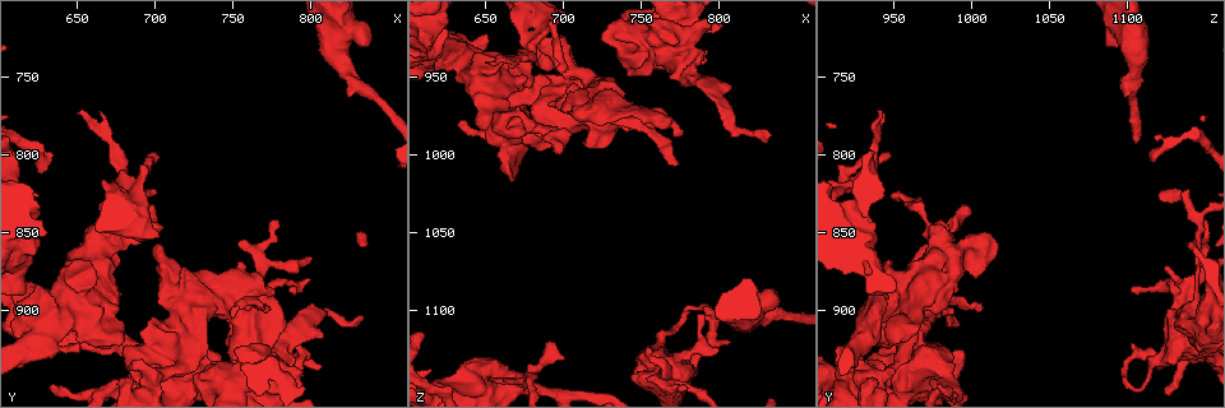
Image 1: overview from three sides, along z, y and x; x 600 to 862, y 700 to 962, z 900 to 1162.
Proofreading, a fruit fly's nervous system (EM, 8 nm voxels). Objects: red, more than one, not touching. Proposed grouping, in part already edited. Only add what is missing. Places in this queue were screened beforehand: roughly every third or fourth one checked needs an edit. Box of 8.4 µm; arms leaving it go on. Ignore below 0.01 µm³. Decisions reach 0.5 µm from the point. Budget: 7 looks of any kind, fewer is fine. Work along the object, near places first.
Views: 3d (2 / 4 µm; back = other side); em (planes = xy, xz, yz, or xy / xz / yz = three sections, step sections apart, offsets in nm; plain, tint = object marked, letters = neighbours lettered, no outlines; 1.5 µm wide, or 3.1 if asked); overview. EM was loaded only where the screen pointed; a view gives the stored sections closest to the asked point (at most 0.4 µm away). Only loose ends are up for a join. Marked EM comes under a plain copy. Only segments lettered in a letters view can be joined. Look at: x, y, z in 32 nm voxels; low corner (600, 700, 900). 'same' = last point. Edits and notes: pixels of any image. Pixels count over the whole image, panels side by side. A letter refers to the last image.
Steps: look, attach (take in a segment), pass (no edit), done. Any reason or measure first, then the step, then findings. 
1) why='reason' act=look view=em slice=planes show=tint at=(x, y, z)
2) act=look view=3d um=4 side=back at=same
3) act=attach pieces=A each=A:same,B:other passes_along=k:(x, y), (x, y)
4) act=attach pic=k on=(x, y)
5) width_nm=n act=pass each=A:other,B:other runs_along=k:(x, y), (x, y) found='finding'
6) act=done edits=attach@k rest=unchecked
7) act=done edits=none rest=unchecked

why='an open end' act=look view=em slice=xz step=4 show=letters at=(690, 828, 954)

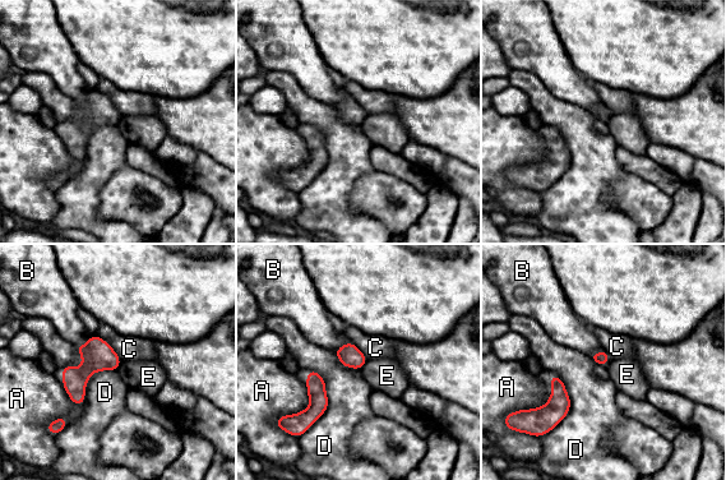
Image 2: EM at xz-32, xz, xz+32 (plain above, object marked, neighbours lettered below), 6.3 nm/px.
width_nm=80 act=pass each=A:other,B:other,C:other,D:other,E:other found='none of them fits'

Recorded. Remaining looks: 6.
why='an open end' act=look view=em slice=xy step=8 show=tint at=(774, 888, 988)

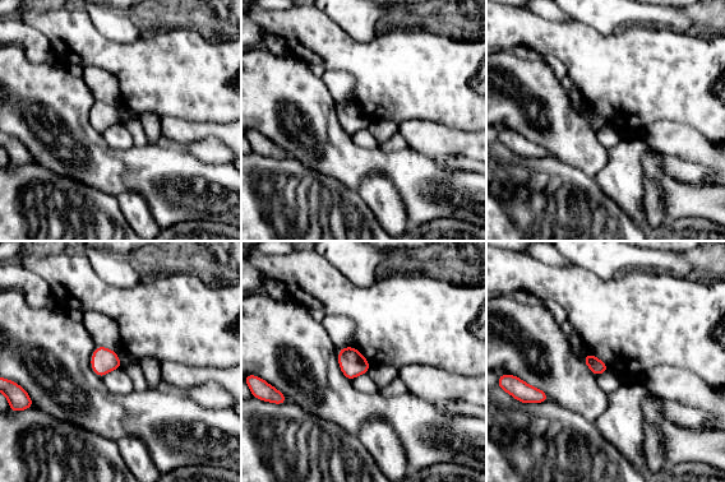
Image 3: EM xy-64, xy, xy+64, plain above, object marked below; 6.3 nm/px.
act=look view=em slice=planes show=letters at=same

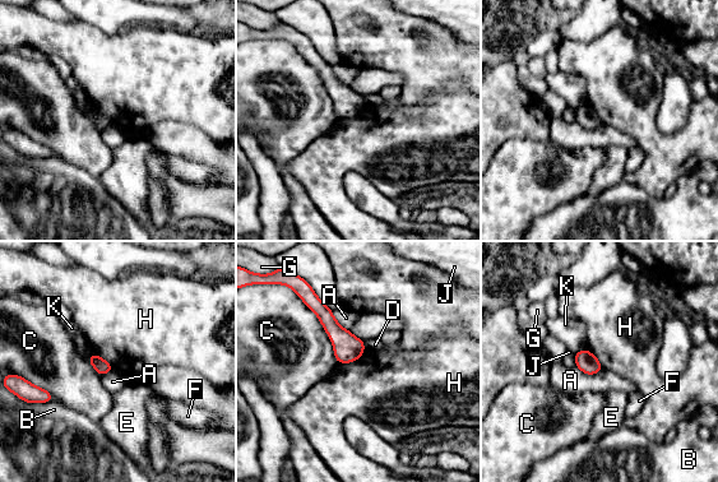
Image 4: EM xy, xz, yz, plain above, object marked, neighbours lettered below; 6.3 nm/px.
act=pass each=A:other,B:other,C:other,D:other,E:other,F:other,G:other,H:other,J:other,K:other runs_along=4:(307, 301), (327, 318), (353, 357) found='none of them fits'

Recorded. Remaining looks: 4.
why='thin end' act=look view=em slice=xz step=4 show=tint at=(774, 844, 1148)

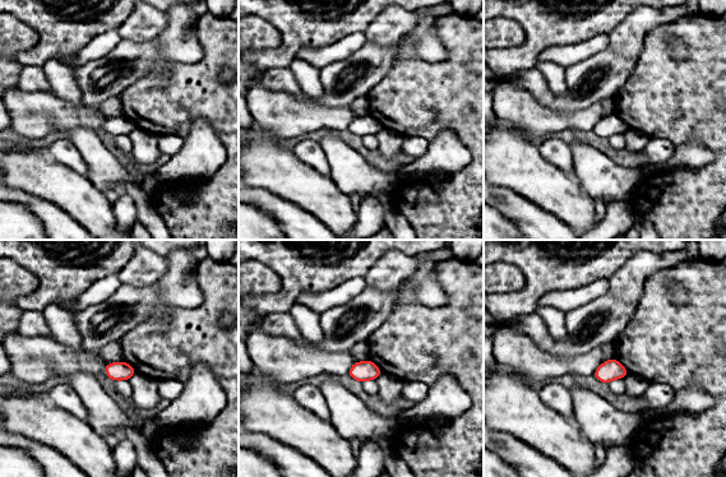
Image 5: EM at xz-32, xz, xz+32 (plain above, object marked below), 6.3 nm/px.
act=look view=em slice=planes show=letters at=same

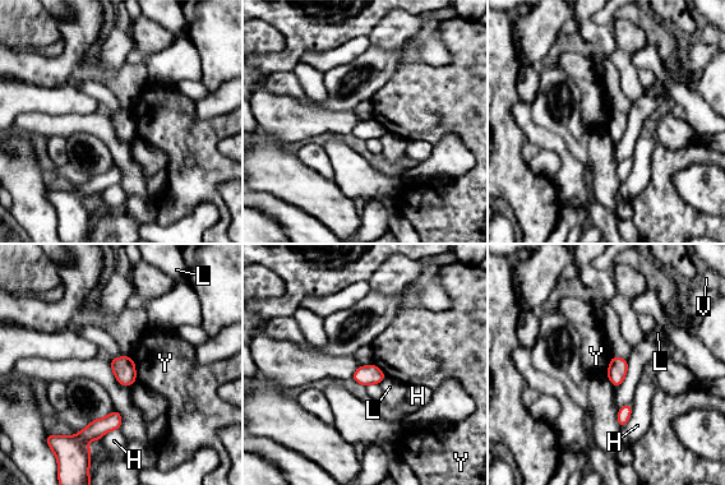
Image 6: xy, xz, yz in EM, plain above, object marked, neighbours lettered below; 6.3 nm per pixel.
act=pass each=H:other,L:other,V:other,Y:other border=6:(132, 358), (135, 365), (137, 380) found='none of them fits'

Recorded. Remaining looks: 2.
act=done edits=none rest=unchecked

